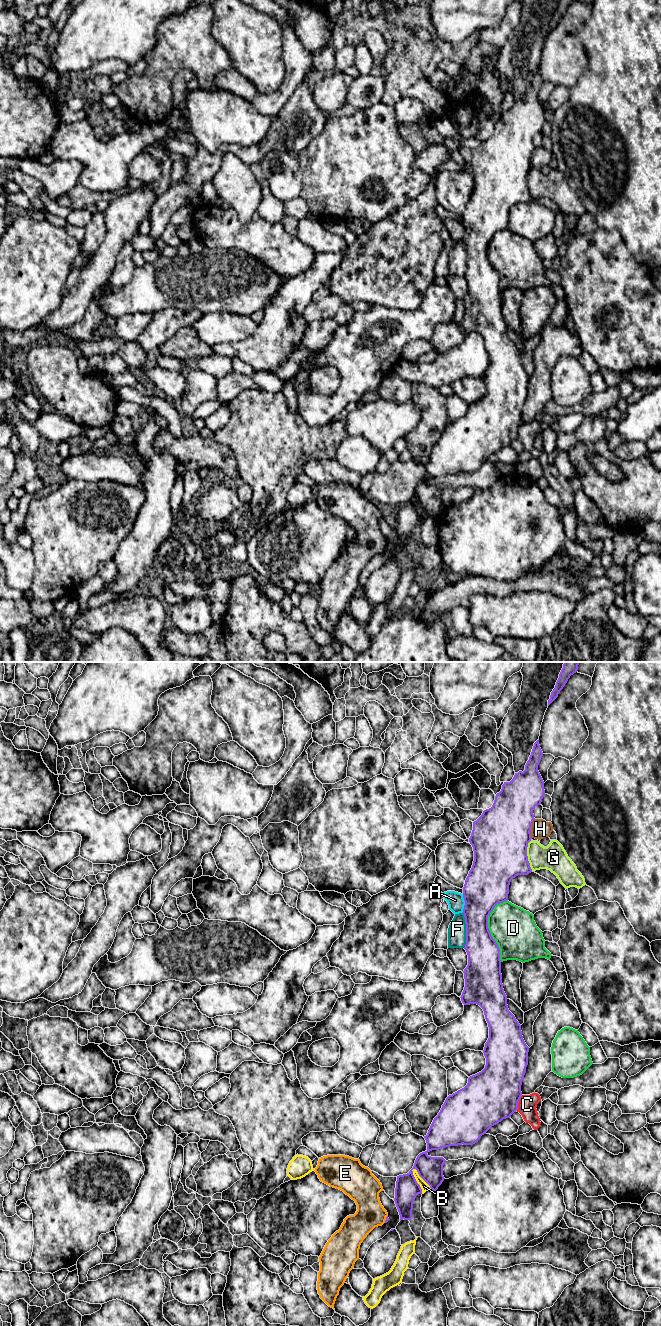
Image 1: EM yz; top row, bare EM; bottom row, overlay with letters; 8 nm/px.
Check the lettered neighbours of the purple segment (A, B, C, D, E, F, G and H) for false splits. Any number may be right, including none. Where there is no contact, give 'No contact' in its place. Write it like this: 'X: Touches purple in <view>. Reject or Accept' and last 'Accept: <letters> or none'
A: Touches purple in yz. Reject
B: Touches purple in yz. Reject
C: Touches purple in yz. Reject
D: Touches purple in yz. Reject
E: Touches purple in yz. Reject
F: Touches purple in yz. Reject
G: Touches purple in yz. Reject
H: Touches purple in yz. Reject
Accept: none

